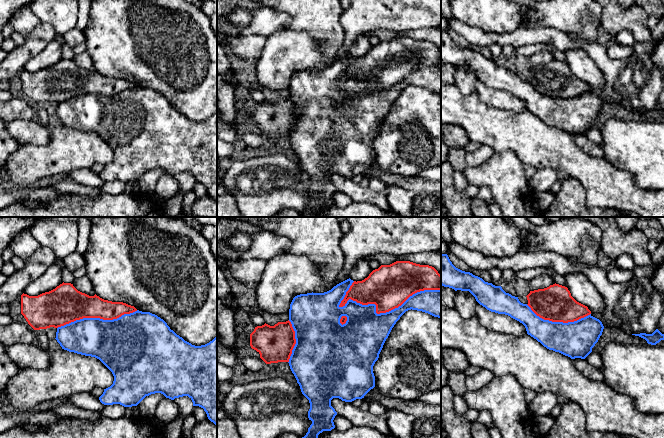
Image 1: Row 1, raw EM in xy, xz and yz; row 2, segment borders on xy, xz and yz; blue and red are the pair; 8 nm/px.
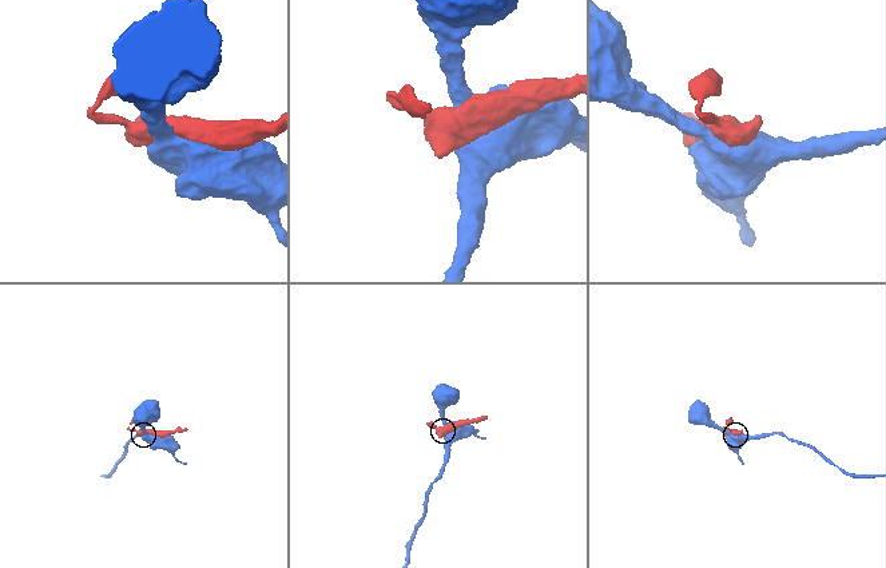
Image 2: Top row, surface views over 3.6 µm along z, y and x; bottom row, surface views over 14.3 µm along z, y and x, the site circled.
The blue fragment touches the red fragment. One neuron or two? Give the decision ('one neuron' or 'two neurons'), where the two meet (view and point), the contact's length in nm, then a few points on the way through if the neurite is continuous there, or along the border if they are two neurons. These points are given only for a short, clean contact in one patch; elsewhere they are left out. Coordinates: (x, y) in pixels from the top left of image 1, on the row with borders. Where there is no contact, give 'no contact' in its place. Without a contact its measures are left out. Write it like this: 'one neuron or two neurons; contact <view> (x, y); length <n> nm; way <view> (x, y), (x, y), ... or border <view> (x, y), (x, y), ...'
two neurons; contact xz (386, 312); length 850 nm

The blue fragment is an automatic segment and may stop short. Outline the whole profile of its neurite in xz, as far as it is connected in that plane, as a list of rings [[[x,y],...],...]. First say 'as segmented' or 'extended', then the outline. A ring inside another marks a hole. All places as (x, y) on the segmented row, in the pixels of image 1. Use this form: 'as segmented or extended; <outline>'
as segmented; [[[350,278],[337,284],[331,290],[324,293],[300,294],[293,298],[289,309],[289,321],[295,331],[296,344],[289,359],[289,366],[300,386],[302,394],[309,400],[310,409],[308,418],[312,424],[308,432],[302,438],[318,438],[323,431],[331,431],[335,428],[334,418],[337,415],[331,406],[333,398],[339,398],[345,402],[362,399],[375,387],[373,366],[379,358],[383,345],[392,328],[400,317],[408,310],[417,310],[441,318],[441,290],[424,290],[410,296],[401,306],[386,313],[376,313],[376,305],[362,305],[349,299],[340,307],[346,292],[354,281]]]

